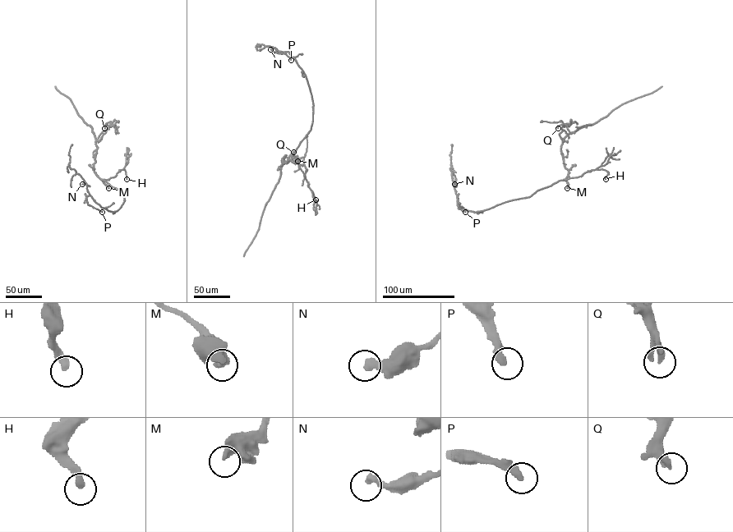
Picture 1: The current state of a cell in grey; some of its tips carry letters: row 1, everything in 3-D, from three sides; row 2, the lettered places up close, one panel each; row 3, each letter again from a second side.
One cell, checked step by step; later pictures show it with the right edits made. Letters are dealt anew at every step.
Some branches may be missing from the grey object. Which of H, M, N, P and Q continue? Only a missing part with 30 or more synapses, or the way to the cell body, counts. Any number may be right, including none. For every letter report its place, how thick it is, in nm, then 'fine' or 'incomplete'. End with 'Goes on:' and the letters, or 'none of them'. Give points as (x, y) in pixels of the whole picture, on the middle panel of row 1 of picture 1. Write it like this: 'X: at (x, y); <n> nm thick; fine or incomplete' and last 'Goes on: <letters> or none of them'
H: at (315, 199); 340 nm thick; fine
M: at (297, 161); 440 nm thick; fine
N: at (270, 49); 380 nm thick; fine
P: at (291, 60); 380 nm thick; fine
Q: at (293, 152); 260 nm thick; fine
Goes on: none of them

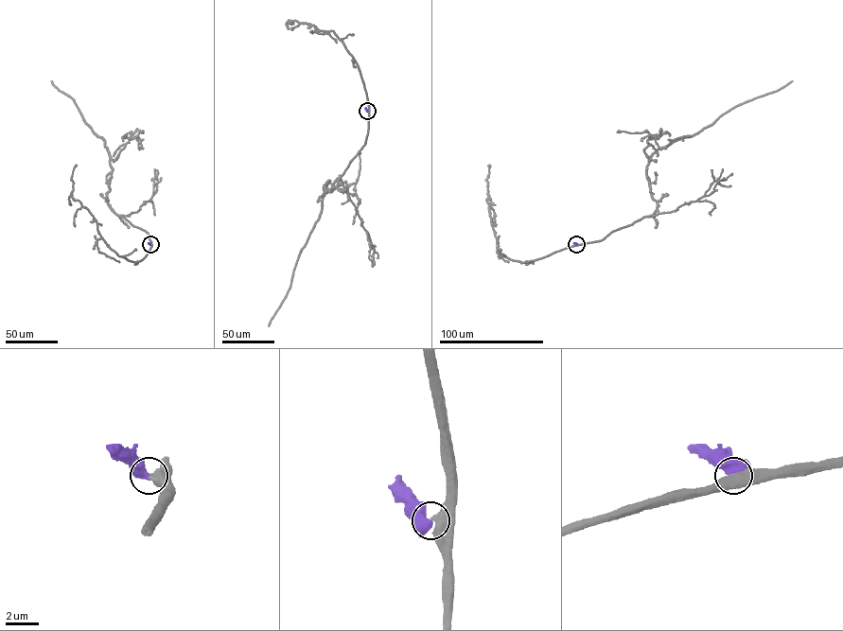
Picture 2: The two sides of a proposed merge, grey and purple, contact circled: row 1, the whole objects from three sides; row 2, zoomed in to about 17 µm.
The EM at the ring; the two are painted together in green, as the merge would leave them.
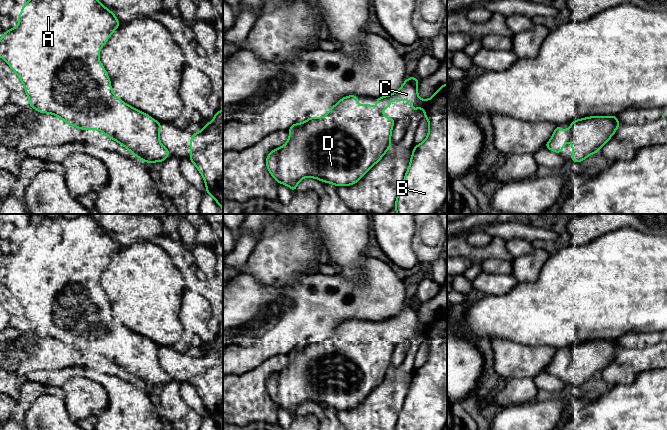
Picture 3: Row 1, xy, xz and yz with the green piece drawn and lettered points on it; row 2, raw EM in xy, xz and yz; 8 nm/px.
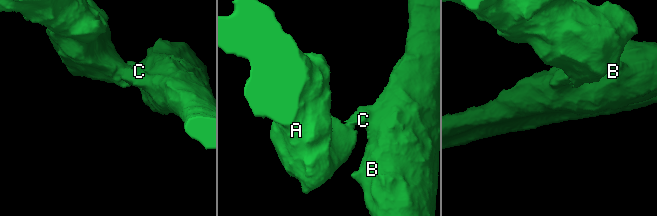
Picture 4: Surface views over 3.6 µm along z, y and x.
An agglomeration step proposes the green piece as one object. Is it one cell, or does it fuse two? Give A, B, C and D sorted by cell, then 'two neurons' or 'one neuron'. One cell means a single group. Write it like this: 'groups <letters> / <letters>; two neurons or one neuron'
groups A B C D; one neuron

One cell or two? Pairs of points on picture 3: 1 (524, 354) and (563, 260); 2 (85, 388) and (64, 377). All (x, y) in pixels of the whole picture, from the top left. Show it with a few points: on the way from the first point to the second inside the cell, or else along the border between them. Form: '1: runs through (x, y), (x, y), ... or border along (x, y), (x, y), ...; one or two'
1: border along (505, 339), (520, 344), (549, 345), (551, 347); two
2: border along (93, 381), (87, 378), (74, 377), (61, 388); two

